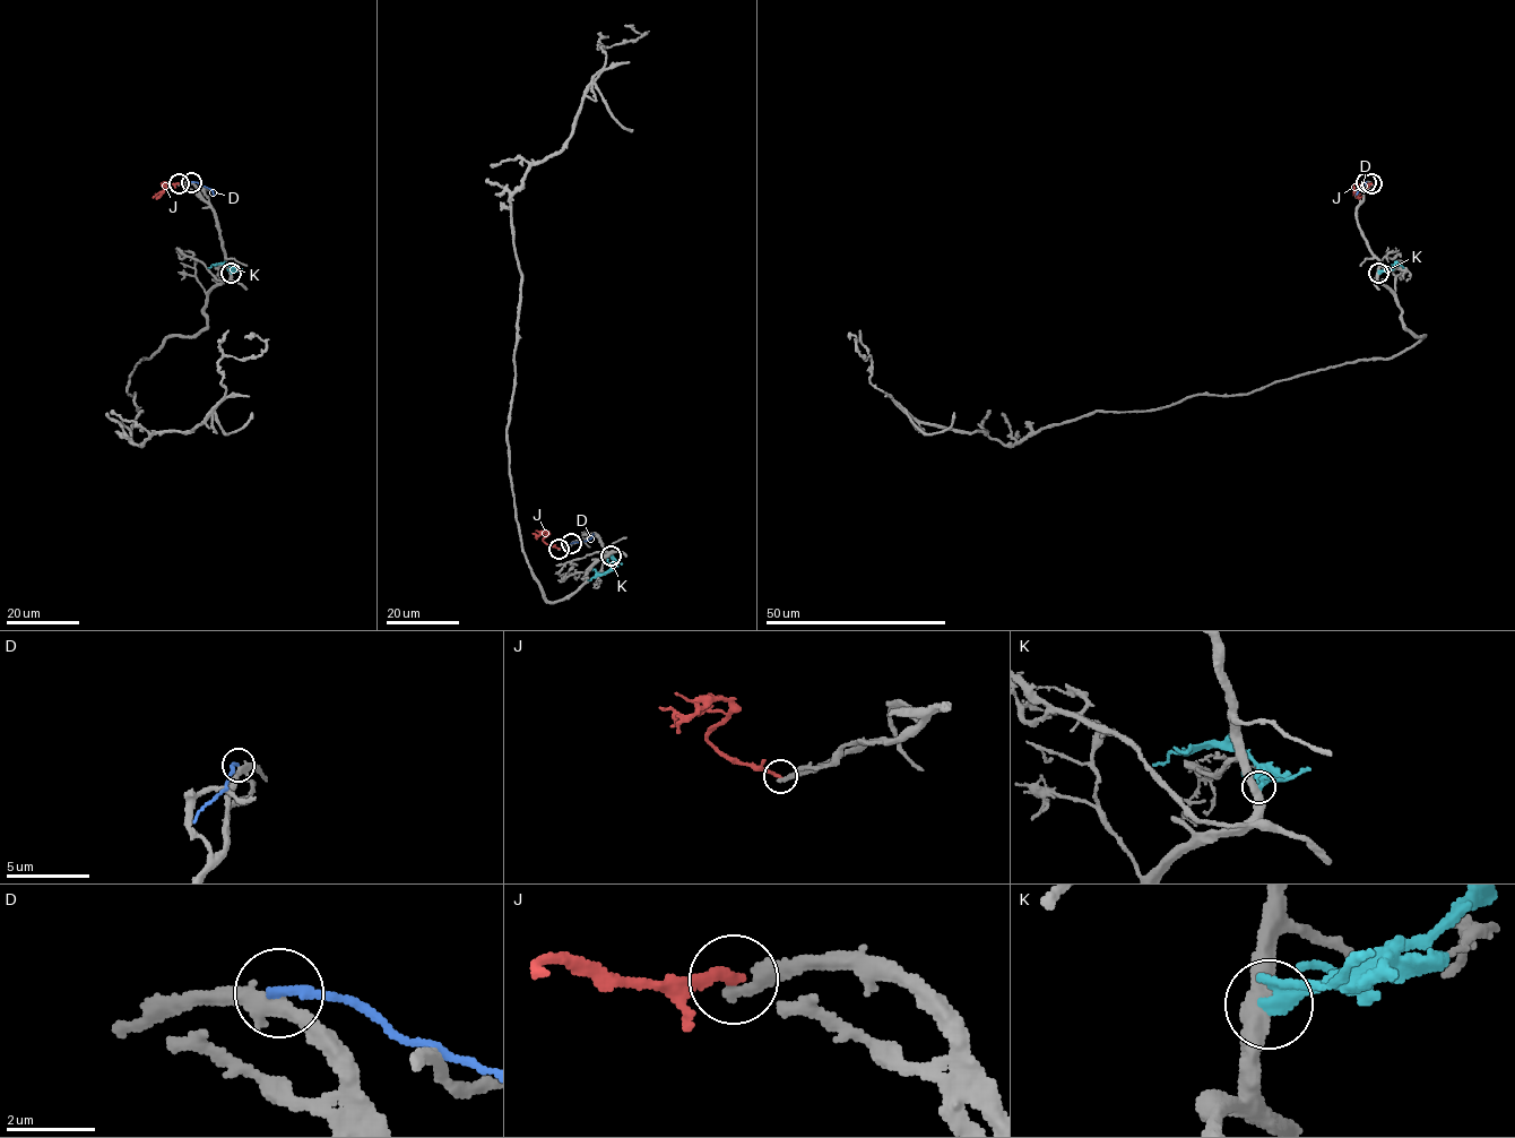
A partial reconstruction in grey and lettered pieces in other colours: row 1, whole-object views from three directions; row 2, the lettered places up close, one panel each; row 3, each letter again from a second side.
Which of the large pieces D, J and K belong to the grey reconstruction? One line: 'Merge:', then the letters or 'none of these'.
Merge: none of these

